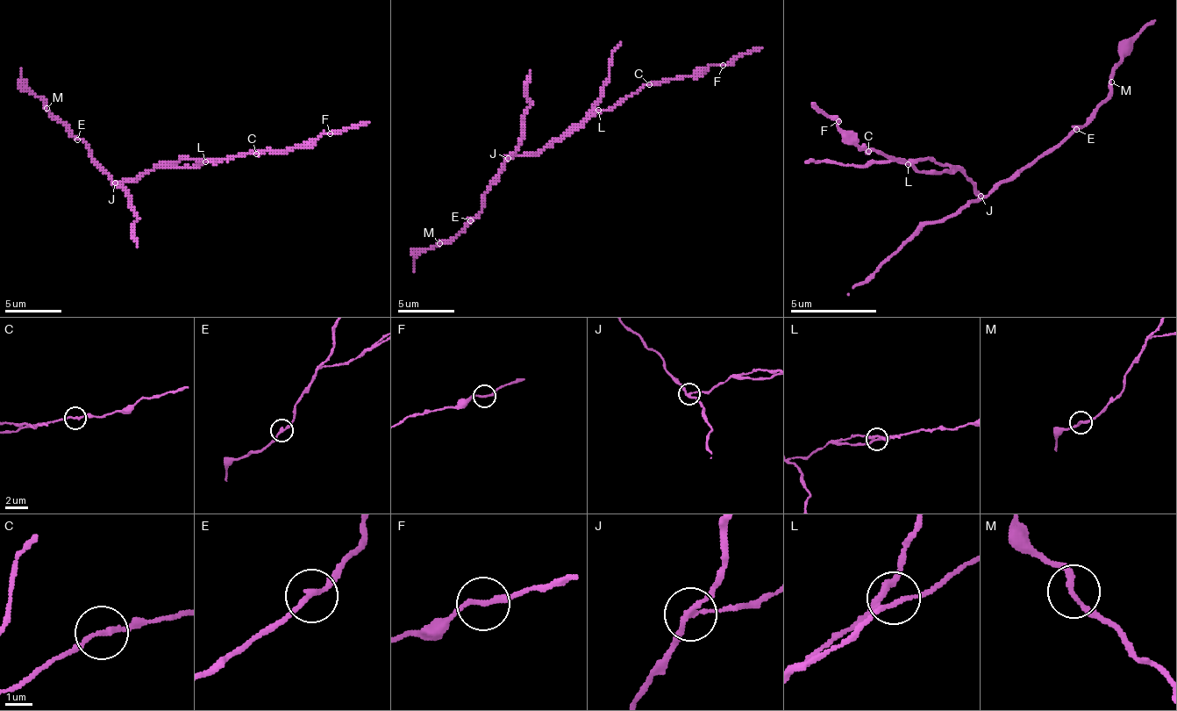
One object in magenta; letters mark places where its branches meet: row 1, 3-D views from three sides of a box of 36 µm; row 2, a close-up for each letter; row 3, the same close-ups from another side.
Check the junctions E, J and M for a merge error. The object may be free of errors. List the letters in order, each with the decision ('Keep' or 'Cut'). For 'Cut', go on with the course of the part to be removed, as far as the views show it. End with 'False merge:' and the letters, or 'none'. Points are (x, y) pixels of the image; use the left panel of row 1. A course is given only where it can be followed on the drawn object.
E: Keep
J: Cut. Course of the part to remove: (114, 182), (139, 179), (157, 168), (196, 168), (253, 150), (307, 147), (318, 136), (338, 133), (369, 122)
M: Keep
False merge: J

